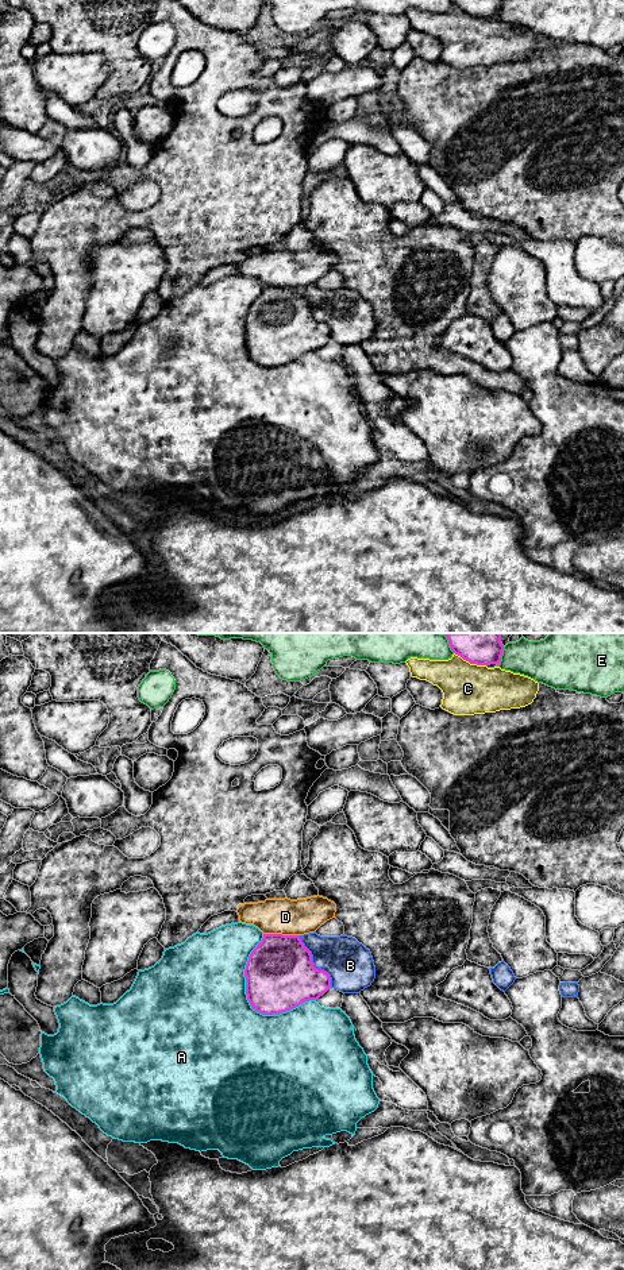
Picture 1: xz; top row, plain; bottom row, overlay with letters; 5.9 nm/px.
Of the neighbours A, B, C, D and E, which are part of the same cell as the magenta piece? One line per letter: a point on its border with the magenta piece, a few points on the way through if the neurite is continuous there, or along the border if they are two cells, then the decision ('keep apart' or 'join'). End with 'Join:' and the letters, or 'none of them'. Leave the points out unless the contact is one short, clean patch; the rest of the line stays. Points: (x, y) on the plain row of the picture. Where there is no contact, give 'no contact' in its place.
A: contact xz (249, 354); keep apart
B: contact xz (312, 316); keep apart
C: contact xz (470, 15); keep apart
D: contact xz (281, 286); keep apart
E: contact xz (500, 10); keep apart
Join: none of them

